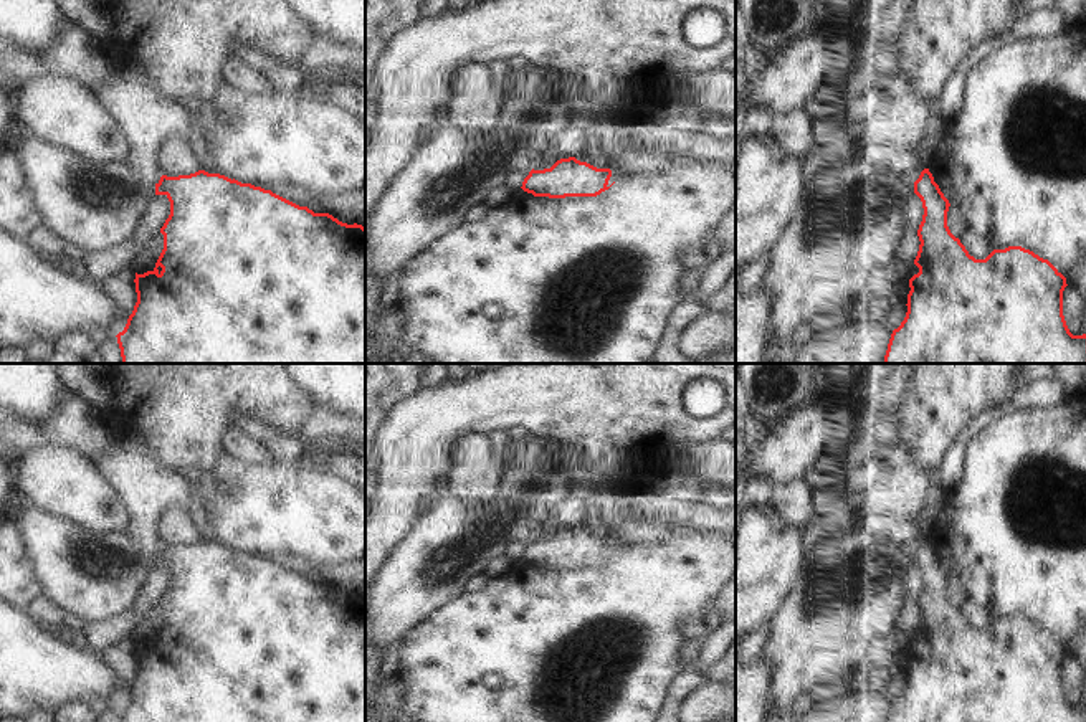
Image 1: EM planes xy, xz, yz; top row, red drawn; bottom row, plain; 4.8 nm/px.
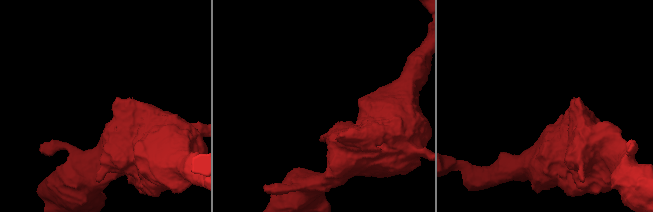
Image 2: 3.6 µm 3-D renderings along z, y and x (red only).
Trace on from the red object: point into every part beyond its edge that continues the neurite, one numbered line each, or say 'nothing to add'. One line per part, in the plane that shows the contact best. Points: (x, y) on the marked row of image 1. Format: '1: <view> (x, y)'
nothing to add

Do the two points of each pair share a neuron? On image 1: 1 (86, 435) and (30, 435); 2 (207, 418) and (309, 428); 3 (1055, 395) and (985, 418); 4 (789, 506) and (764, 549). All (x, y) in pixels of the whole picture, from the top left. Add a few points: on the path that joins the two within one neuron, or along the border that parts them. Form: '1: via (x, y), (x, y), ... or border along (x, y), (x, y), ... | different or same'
1: via (73, 435), (43, 435) | same
2: border along (314, 407), (296, 432) | different
3: via (1038, 395), (1015, 400), (1002, 410) | same
4: border along (790, 526), (802, 531) | different

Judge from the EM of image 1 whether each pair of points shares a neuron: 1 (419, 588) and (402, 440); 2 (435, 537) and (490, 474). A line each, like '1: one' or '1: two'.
1: two
2: two

